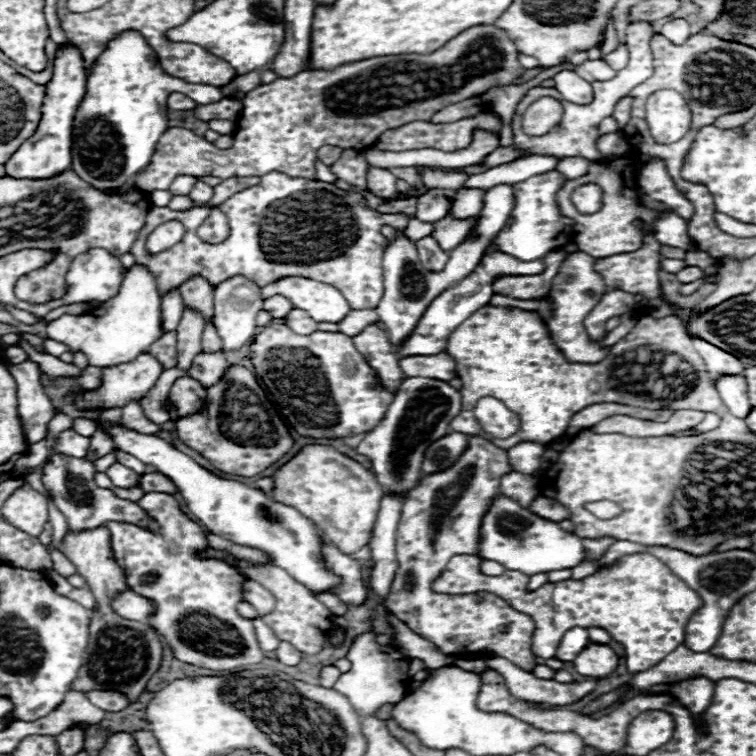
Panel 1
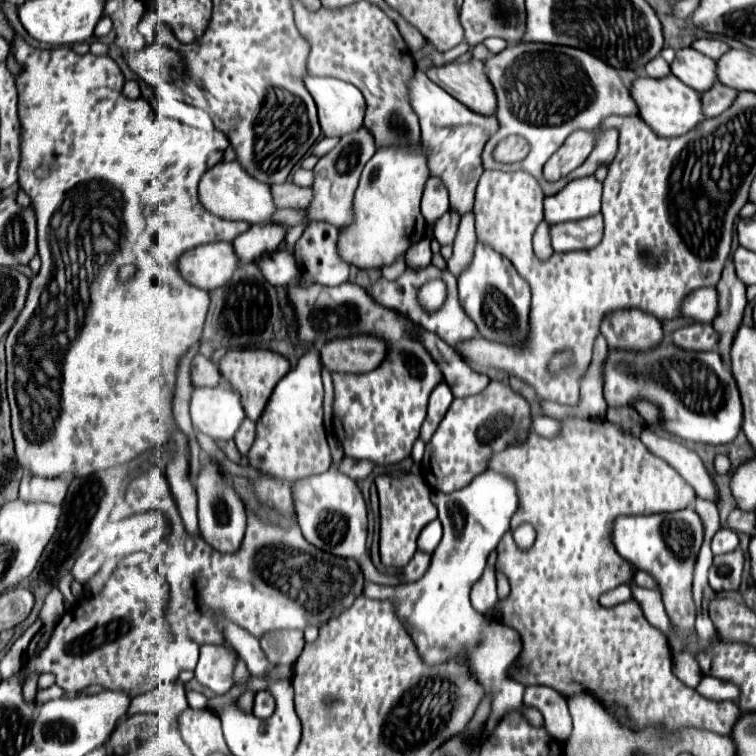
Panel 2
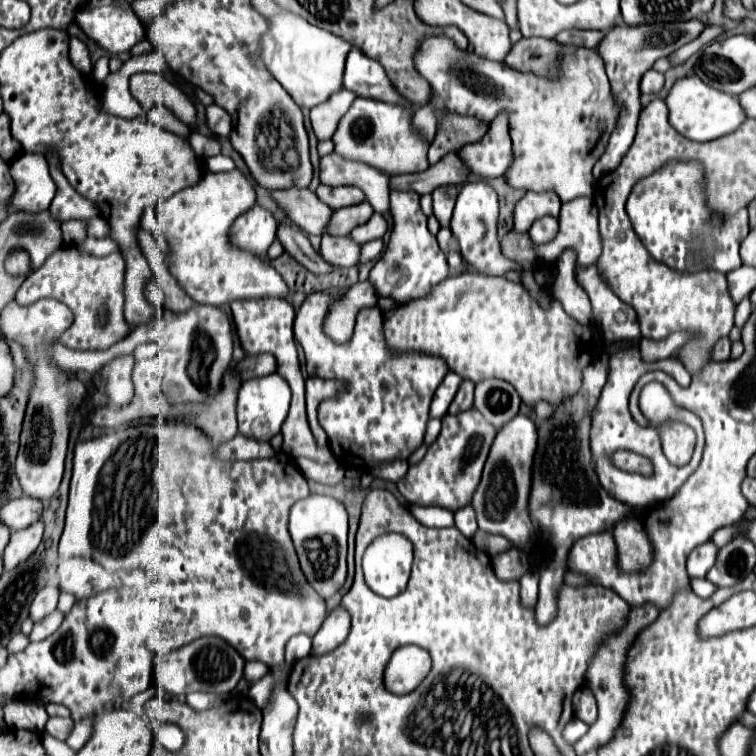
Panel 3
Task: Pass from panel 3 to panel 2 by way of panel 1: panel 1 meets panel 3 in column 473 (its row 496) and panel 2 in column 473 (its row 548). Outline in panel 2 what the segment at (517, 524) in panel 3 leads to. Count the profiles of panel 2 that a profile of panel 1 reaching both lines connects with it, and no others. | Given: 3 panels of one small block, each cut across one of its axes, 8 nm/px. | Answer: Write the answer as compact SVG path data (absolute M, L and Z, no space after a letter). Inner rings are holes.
M486 470L476 476L476 480L472 480L472 484L468 484L466 488L452 494L432 492L430 500L438 508L438 520L444 526L444 536L438 548L432 552L428 572L420 580L400 586L366 584L364 596L372 600L390 600L394 604L396 616L404 624L406 632L416 644L420 658L426 664L434 666L468 654L468 670L492 698L490 716L482 728L484 740L504 714L524 708L522 694L526 686L508 678L506 674L508 666L516 660L522 648L518 632L500 622L488 622L470 604L470 588L482 576L488 554L496 548L496 544L508 530L510 518L518 508L516 486L512 484L512 480L508 480L508 476Z

